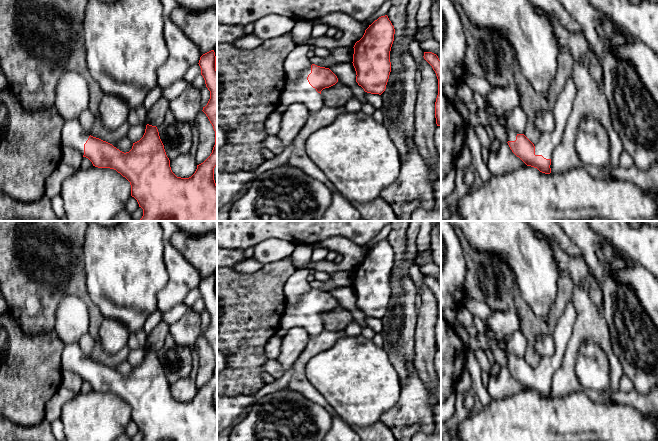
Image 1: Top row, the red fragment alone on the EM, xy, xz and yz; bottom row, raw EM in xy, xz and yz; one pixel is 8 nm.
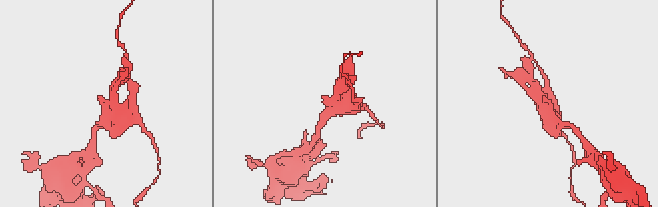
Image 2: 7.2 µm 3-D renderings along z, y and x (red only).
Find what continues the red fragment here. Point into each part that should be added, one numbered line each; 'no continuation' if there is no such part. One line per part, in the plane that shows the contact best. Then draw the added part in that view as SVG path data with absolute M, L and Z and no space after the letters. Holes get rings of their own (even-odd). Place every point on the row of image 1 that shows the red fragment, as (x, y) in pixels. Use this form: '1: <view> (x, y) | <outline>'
1: xz (298, 91) | M311 67L303 71L298 79L286 82L280 96L279 105L287 108L291 104L302 103L310 112L317 112L324 106L322 94L318 93L307 80L310 73Z

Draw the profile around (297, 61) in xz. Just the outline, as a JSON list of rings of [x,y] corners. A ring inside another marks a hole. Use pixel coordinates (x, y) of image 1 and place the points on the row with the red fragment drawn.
[[[309,44],[297,45],[287,56],[284,63],[287,81],[298,79],[307,68],[311,67],[308,52],[312,48]]]

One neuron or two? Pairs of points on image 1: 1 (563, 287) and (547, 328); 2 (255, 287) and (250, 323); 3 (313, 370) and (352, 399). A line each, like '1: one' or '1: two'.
1: one
2: one
3: one

